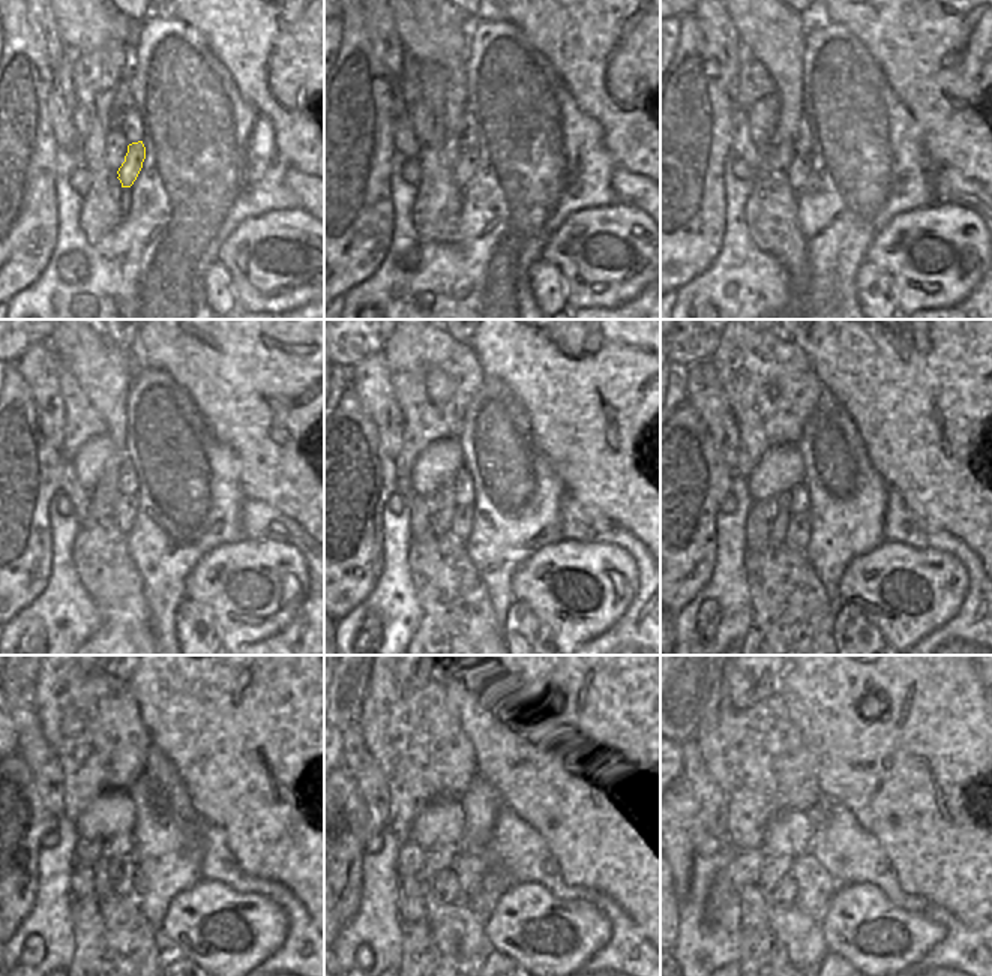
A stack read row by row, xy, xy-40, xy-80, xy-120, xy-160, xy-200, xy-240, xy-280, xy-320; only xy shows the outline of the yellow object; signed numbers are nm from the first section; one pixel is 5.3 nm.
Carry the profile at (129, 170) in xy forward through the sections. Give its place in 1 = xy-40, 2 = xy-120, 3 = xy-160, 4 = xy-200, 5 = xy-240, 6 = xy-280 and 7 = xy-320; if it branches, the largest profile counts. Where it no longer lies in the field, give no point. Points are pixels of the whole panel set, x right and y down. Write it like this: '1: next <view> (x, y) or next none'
1: next xy-40 (467, 164)
2: next xy-120 (126, 508)
3: next xy-160 (462, 520)
4: next xy-200 (797, 535)
5: next xy-240 (122, 870)
6: next xy-280 (444, 888)
7: next xy-320 (782, 895)

